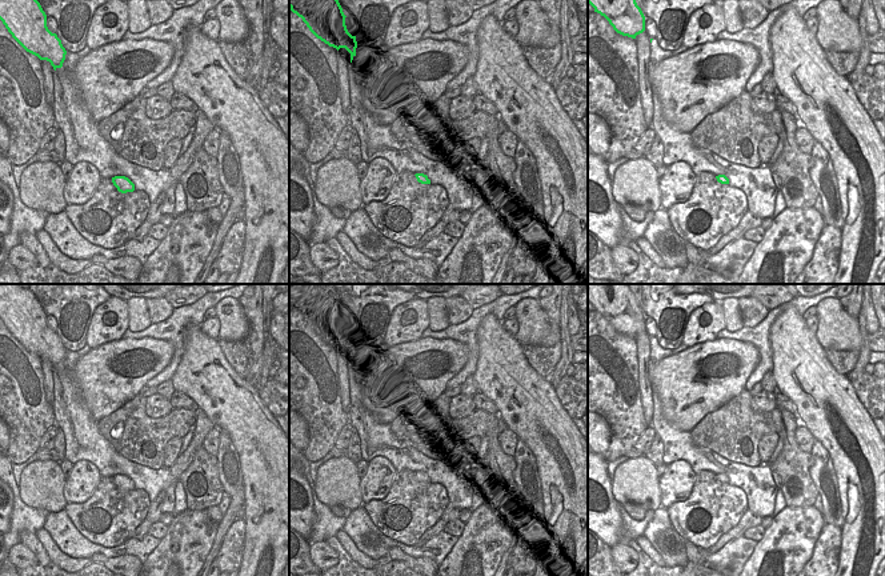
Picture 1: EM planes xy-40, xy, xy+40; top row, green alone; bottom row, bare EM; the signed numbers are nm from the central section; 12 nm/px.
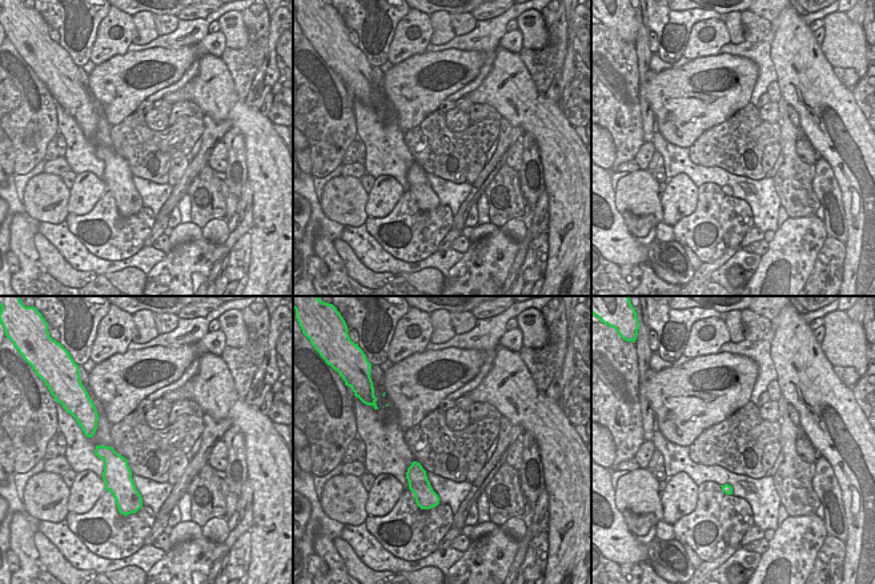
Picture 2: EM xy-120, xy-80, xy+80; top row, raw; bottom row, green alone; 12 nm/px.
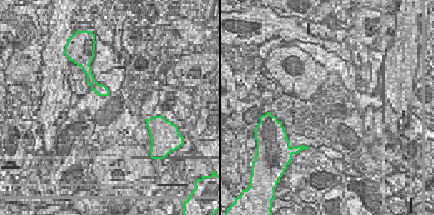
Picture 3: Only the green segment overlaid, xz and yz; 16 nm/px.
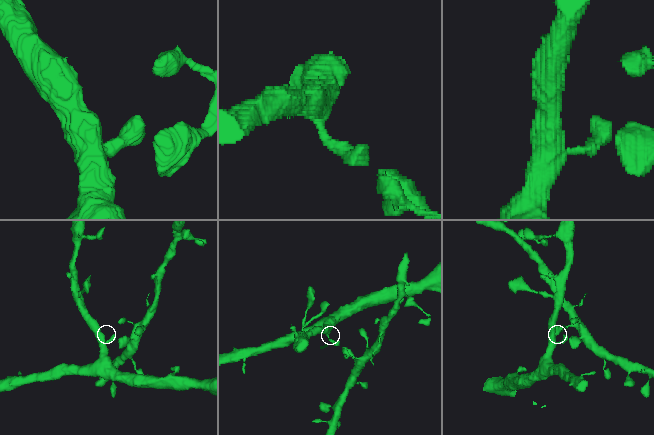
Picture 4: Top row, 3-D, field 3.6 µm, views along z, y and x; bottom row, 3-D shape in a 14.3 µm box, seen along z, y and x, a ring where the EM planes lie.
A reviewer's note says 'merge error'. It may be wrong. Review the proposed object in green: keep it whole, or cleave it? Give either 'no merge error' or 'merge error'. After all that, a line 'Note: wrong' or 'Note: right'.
no merge error
Note: wrong

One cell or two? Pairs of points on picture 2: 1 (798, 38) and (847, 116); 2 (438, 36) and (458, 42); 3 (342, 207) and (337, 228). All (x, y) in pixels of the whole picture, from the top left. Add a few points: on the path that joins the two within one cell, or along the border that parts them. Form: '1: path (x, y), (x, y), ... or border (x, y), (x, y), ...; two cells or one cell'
1: path (798, 58), (803, 72), (827, 96); one cell
2: border (456, 36), (441, 44), (430, 43); two cells
3: border (320, 204), (328, 218), (344, 226); two cells

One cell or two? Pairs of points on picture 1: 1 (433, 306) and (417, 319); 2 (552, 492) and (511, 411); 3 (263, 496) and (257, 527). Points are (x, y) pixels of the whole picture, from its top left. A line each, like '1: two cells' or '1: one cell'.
1: two cells
2: one cell
3: one cell

